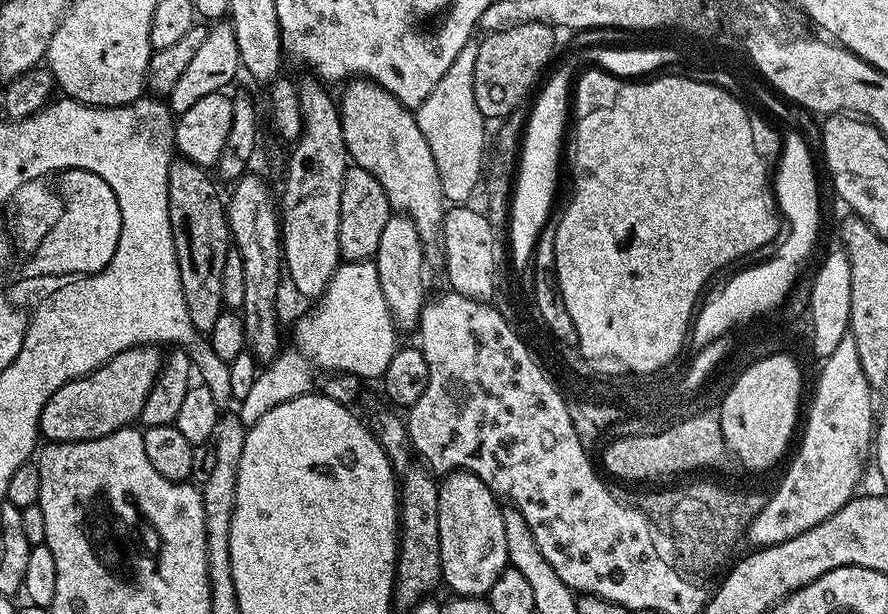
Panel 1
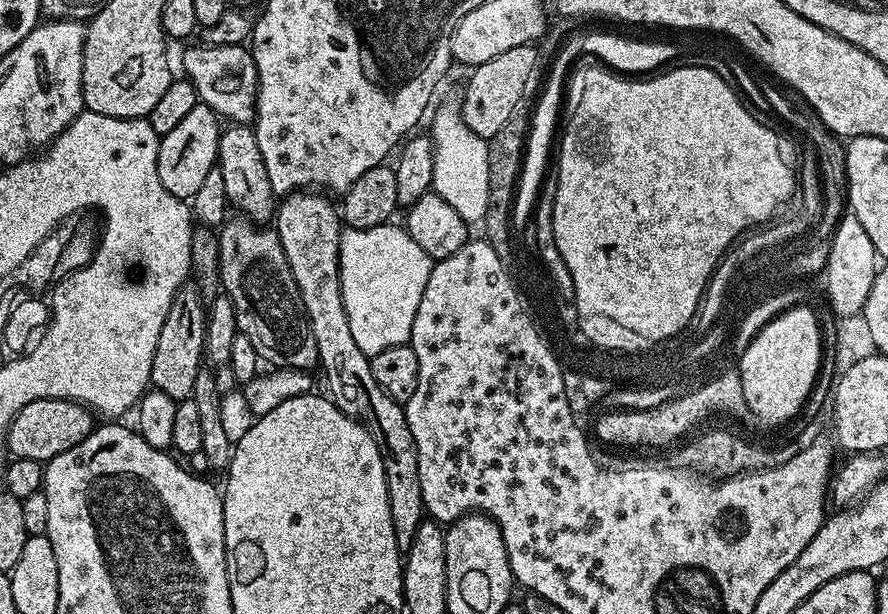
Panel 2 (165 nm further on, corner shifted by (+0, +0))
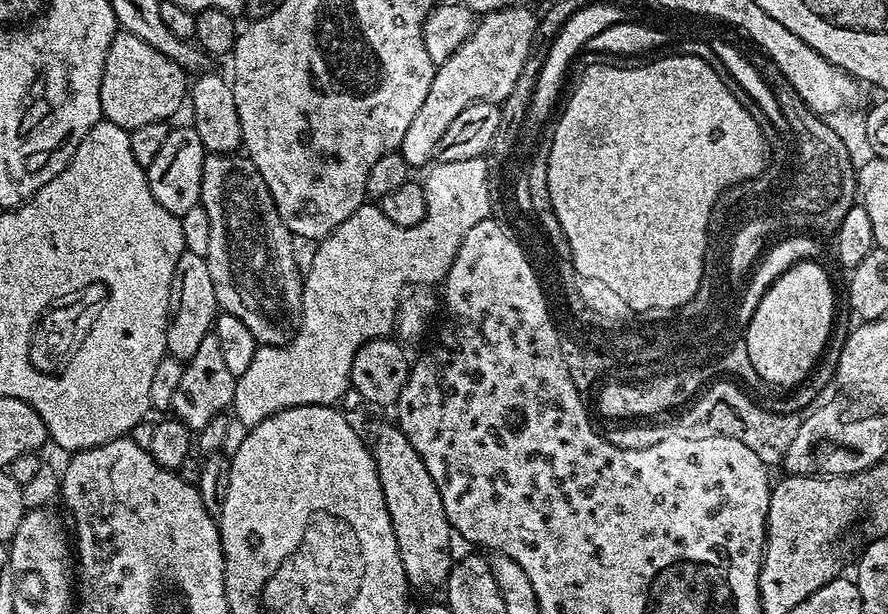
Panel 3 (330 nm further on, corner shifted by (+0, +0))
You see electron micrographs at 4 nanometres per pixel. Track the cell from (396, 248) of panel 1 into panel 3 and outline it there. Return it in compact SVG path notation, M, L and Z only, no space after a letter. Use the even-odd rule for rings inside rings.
M519 6L485 12L477 19L466 42L462 42L462 46L437 67L430 82L430 94L426 94L426 102L422 102L418 114L414 114L414 122L410 122L406 129L406 138L402 138L398 150L402 158L406 158L409 169L423 169L435 157L438 138L446 134L450 122L454 122L466 106L475 100L501 102L507 98L526 62L537 21L537 13Z

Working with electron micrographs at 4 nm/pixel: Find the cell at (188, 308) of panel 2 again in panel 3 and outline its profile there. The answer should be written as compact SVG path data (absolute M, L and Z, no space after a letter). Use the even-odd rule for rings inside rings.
M185 250L178 258L178 266L174 266L172 302L166 330L167 355L178 358L181 362L194 358L202 338L206 338L213 331L217 315L214 282L210 278L207 259Z

